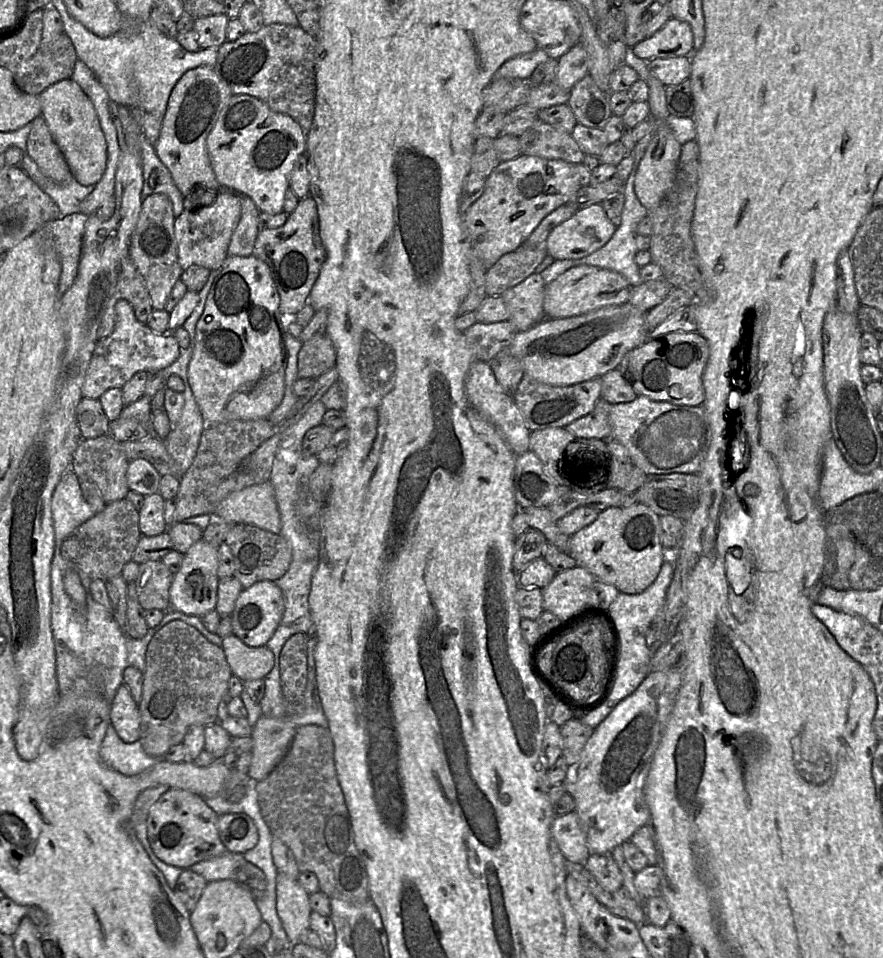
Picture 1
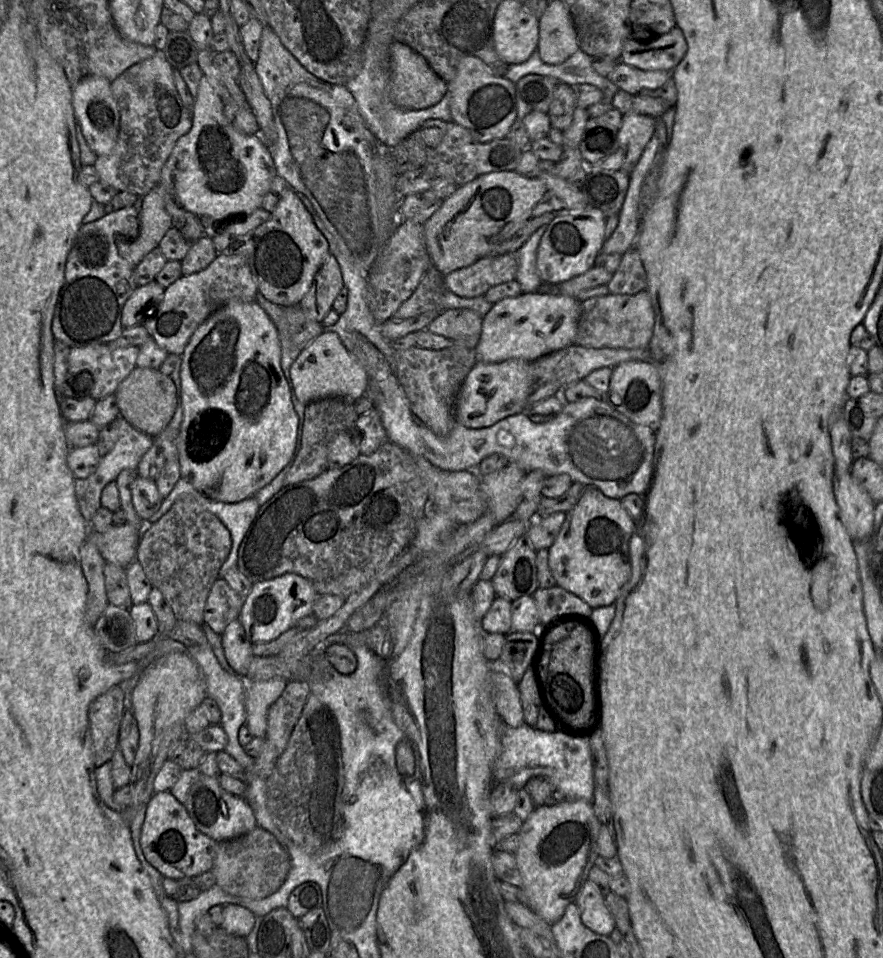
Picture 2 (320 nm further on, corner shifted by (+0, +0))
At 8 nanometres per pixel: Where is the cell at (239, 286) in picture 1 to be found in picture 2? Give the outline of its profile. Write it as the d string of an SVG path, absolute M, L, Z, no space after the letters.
M232 300L226 303L195 330L185 346L181 355L180 379L183 417L177 439L178 461L181 477L189 481L205 497L225 503L235 503L253 497L258 490L269 484L291 459L297 441L299 418L292 403L291 386L281 367L281 355L278 330L256 301Z

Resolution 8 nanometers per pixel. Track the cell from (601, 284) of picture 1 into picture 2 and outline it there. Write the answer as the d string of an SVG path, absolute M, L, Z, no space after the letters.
M539 291L507 297L493 305L483 318L482 333L475 347L476 360L499 363L510 359L533 362L574 343L582 302L576 298Z

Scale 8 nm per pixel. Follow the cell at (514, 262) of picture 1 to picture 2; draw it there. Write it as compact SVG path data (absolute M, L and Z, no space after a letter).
M517 252L498 256L486 256L472 265L445 276L445 286L453 294L474 298L499 284L516 279Z

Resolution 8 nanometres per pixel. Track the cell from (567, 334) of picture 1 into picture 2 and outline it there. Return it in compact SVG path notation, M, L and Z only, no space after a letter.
M510 359L499 363L476 361L466 377L456 400L456 423L467 428L490 427L498 421L528 410L528 396L537 382L532 375L532 362Z

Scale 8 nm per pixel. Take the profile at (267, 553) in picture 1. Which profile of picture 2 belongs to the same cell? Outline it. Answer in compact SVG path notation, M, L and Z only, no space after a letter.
M219 577L208 594L203 621L215 633L222 635L227 625L239 618L241 606L240 596Z

